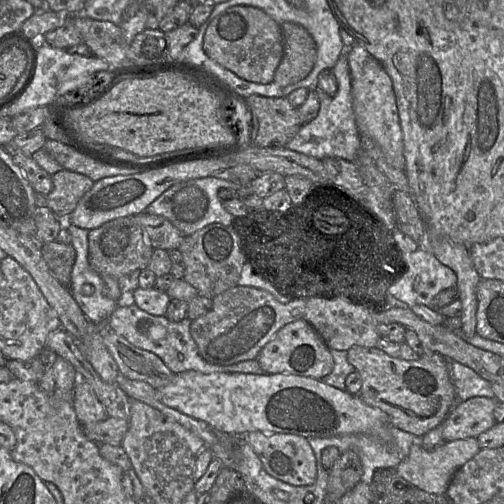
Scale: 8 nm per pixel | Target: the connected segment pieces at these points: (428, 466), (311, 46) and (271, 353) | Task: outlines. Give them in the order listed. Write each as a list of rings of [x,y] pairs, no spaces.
[[[475,437],[449,442],[444,441],[442,445],[432,451],[423,449],[417,442],[410,447],[408,455],[400,461],[396,466],[396,470],[401,477],[421,490],[434,494],[446,494],[448,485],[455,472],[480,450]]]
[[[284,22],[280,27],[284,53],[273,82],[284,88],[309,75],[317,61],[317,45],[310,33],[299,24]]]
[[[303,319],[283,326],[261,349],[257,358],[265,374],[292,374],[321,380],[334,368],[333,357],[321,336]]]

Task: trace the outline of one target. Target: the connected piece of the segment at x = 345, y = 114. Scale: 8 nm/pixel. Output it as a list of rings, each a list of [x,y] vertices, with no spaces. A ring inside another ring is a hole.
[[[340,26],[340,36],[344,45],[342,52],[332,68],[338,84],[334,96],[316,89],[320,108],[318,115],[308,123],[301,126],[294,138],[286,144],[286,148],[323,160],[324,158],[341,158],[347,161],[356,161],[362,154],[360,134],[357,129],[351,96],[351,76],[348,65],[348,55],[351,47],[355,45],[354,38]]]

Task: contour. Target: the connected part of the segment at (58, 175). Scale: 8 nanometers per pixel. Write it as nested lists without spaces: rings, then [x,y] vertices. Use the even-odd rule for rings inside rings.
[[[62,169],[52,175],[53,188],[46,205],[59,219],[66,219],[94,182],[85,175]]]

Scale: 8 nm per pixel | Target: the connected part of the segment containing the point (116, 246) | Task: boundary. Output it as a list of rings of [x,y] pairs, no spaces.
[[[135,216],[110,220],[88,233],[88,262],[98,274],[119,279],[135,270],[142,271],[147,268],[152,252],[153,248],[137,225]]]

